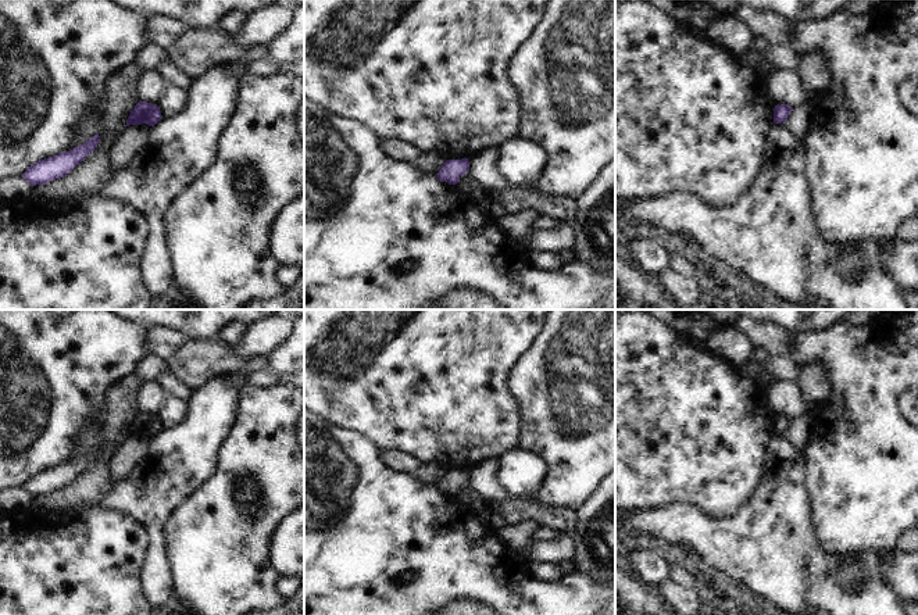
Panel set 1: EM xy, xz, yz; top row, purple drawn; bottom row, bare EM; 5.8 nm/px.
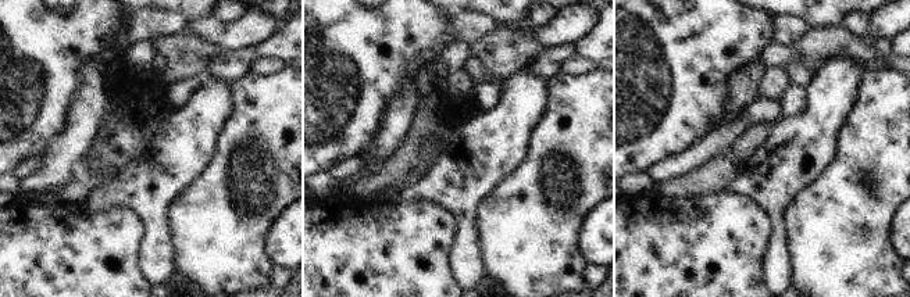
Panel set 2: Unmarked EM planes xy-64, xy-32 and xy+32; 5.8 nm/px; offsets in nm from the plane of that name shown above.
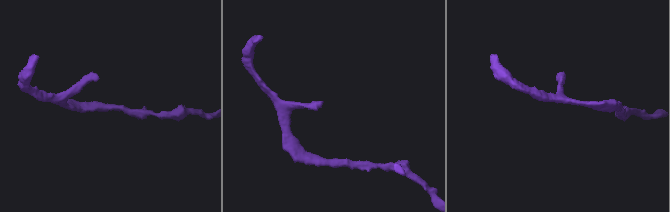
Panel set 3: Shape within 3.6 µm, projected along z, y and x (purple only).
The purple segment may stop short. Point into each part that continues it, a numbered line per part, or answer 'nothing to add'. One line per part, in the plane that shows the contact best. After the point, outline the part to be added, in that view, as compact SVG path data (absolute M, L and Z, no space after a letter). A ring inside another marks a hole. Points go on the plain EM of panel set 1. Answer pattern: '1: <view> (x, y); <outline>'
nothing to add

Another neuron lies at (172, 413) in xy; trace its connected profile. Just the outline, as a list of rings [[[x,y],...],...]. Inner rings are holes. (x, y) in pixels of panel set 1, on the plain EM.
[[[168,397],[161,410],[157,412],[157,418],[160,419],[162,429],[171,429],[183,422],[186,412],[186,401]]]

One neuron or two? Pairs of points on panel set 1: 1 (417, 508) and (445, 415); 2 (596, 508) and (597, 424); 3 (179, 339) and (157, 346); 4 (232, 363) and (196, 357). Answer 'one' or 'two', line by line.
1: two
2: two
3: one
4: one

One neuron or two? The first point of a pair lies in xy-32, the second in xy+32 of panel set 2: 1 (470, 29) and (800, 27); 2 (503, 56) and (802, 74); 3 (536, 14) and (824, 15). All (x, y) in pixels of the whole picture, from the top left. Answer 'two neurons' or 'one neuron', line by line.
1: one neuron
2: two neurons
3: two neurons

